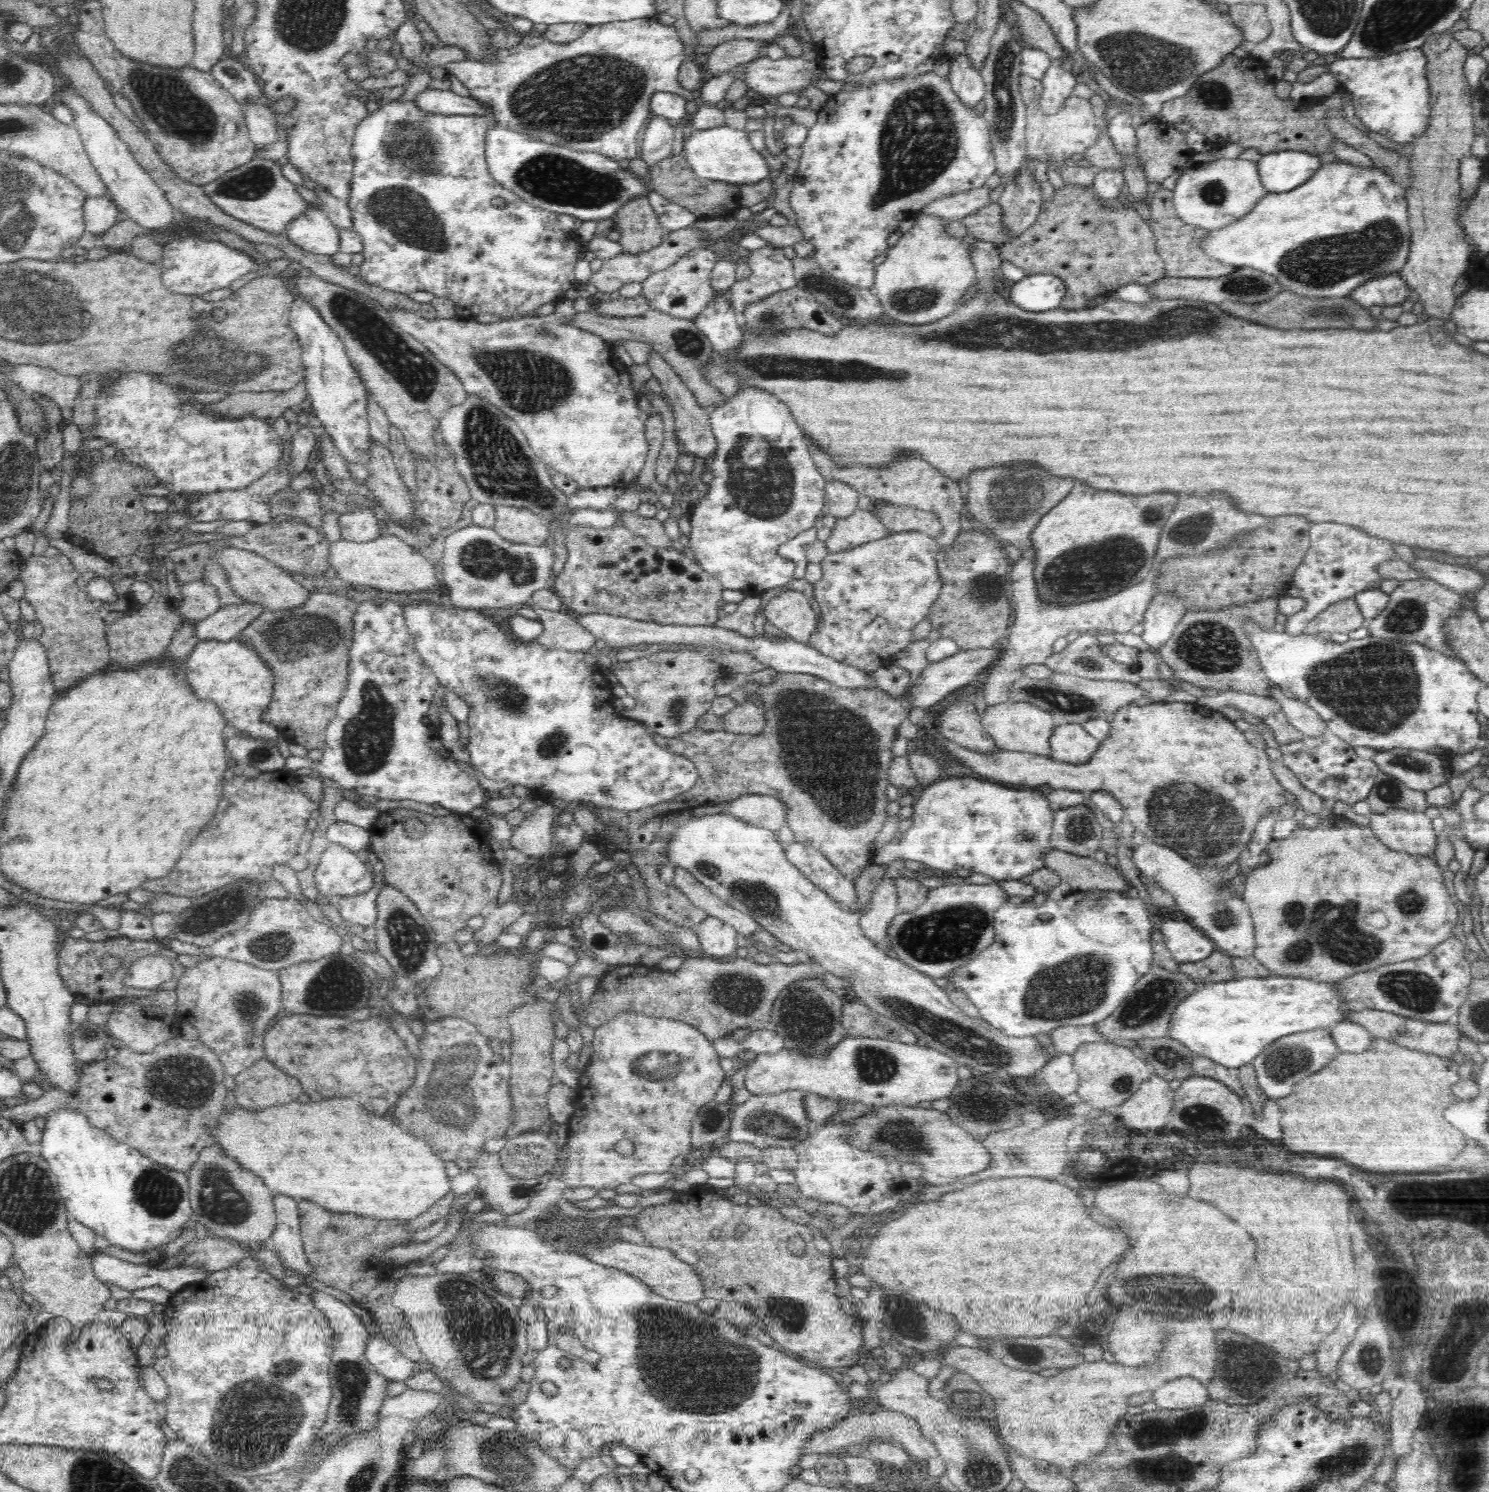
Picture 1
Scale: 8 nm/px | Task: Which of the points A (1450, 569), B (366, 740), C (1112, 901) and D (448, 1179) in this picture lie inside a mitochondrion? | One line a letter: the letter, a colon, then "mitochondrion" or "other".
A: other
B: mitochondrion
C: other
D: other

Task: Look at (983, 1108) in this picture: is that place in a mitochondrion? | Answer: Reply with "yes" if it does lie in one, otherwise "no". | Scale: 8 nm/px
yes

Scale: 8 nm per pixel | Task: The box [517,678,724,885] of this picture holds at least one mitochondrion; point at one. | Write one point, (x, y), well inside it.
(549, 747)

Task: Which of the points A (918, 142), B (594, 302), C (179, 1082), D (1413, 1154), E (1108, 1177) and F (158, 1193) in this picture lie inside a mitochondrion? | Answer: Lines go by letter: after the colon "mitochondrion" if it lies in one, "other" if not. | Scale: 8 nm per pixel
A: mitochondrion
B: other
C: mitochondrion
D: other
E: other
F: mitochondrion

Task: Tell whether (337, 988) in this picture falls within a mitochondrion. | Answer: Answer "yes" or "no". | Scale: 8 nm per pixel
yes

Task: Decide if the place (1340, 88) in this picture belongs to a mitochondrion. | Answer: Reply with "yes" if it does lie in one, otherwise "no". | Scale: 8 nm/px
no

